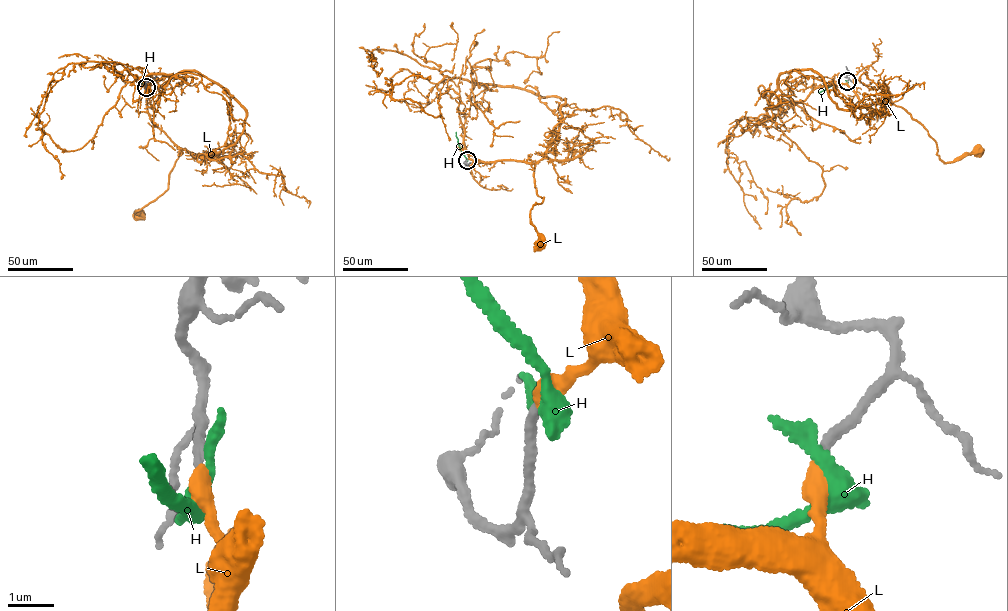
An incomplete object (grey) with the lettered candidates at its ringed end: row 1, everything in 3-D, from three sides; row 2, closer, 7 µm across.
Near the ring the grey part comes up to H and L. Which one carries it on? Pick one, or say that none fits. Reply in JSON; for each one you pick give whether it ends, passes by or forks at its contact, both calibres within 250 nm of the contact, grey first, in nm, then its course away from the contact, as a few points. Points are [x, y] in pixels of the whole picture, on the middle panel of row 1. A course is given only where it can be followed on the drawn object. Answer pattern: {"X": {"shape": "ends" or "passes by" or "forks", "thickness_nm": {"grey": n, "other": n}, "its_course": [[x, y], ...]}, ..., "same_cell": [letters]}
{"L": {"shape": "ends", "thickness_nm": {"grey": 200, "other": 400}, "its_course": [[466, 160], [514, 160], [534, 164], [537, 194], [544, 197], [530, 210], [539, 244]]}, "same_cell": ["L"]}

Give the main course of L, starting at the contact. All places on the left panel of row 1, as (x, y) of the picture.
L: (146, 87), (150, 119), (178, 147), (186, 149), (182, 150), (172, 169), (167, 189), (134, 213), (139, 216)

